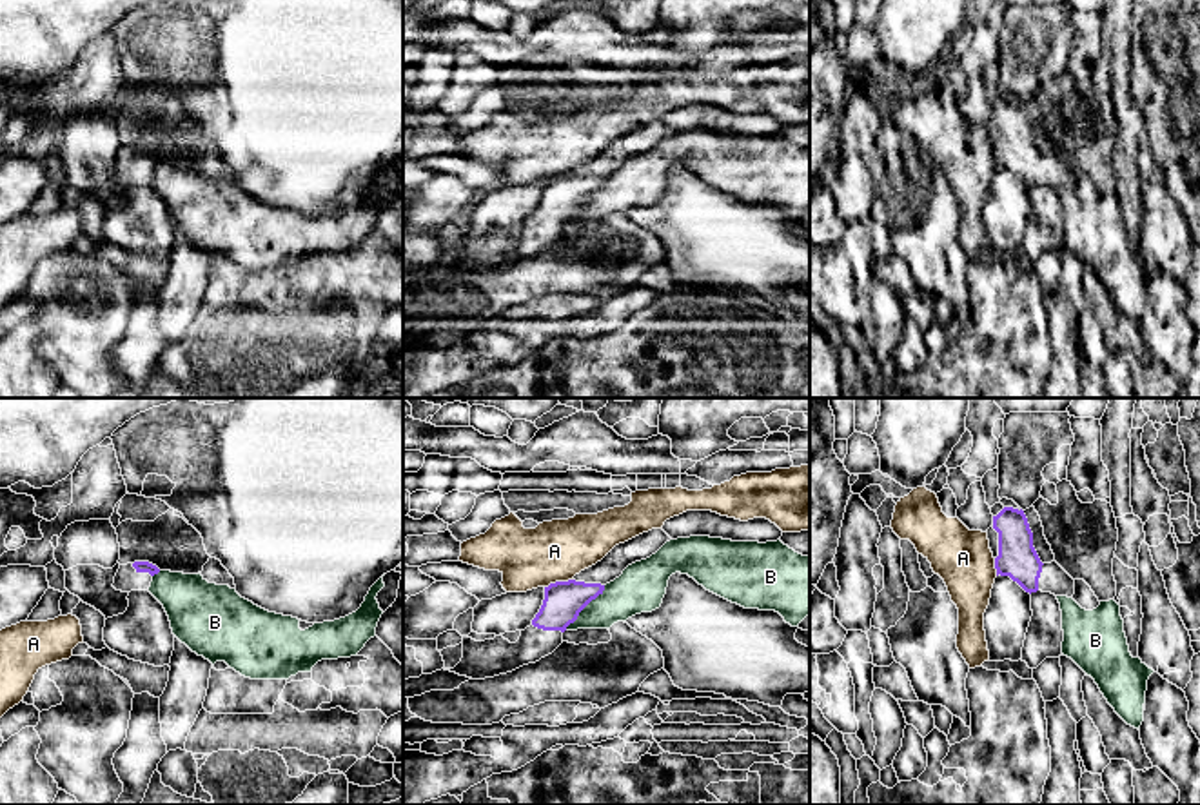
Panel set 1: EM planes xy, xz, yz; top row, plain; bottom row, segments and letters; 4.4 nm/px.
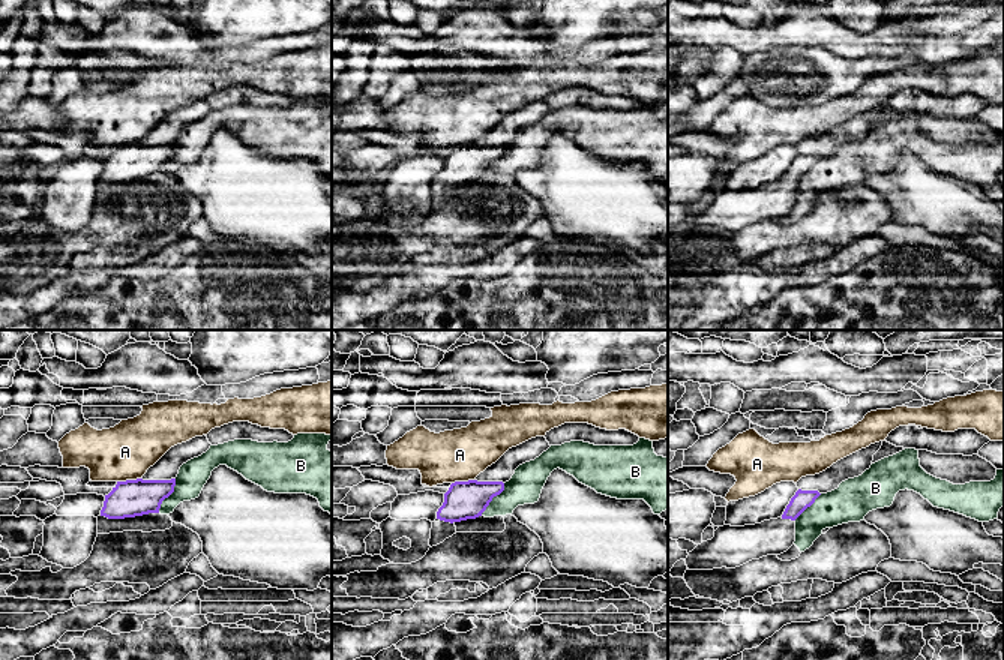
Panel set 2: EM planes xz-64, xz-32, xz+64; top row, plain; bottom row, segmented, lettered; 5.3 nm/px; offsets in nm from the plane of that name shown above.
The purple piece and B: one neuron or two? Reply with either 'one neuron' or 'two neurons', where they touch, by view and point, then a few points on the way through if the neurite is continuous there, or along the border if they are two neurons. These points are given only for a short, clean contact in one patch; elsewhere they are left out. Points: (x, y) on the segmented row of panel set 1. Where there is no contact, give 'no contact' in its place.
two neurons; meets purple in xz at (585, 606)

